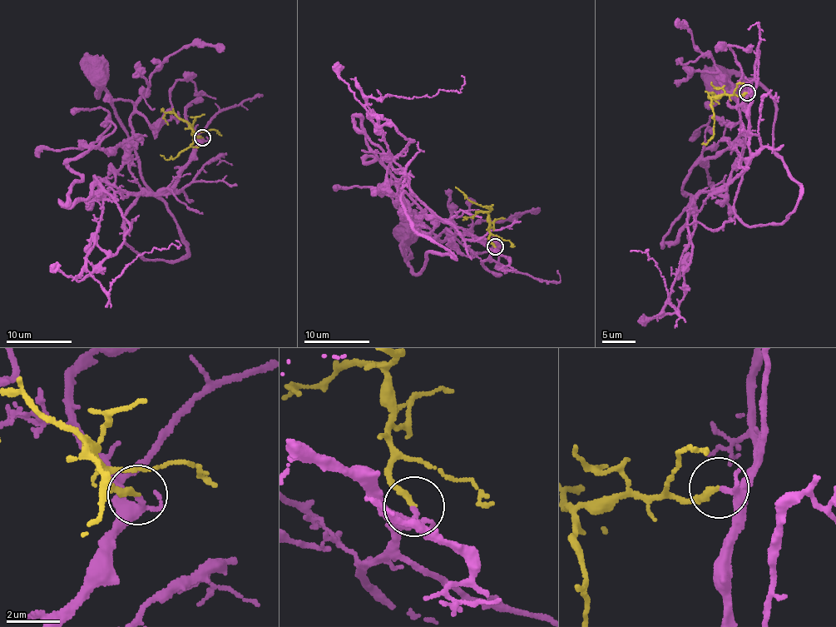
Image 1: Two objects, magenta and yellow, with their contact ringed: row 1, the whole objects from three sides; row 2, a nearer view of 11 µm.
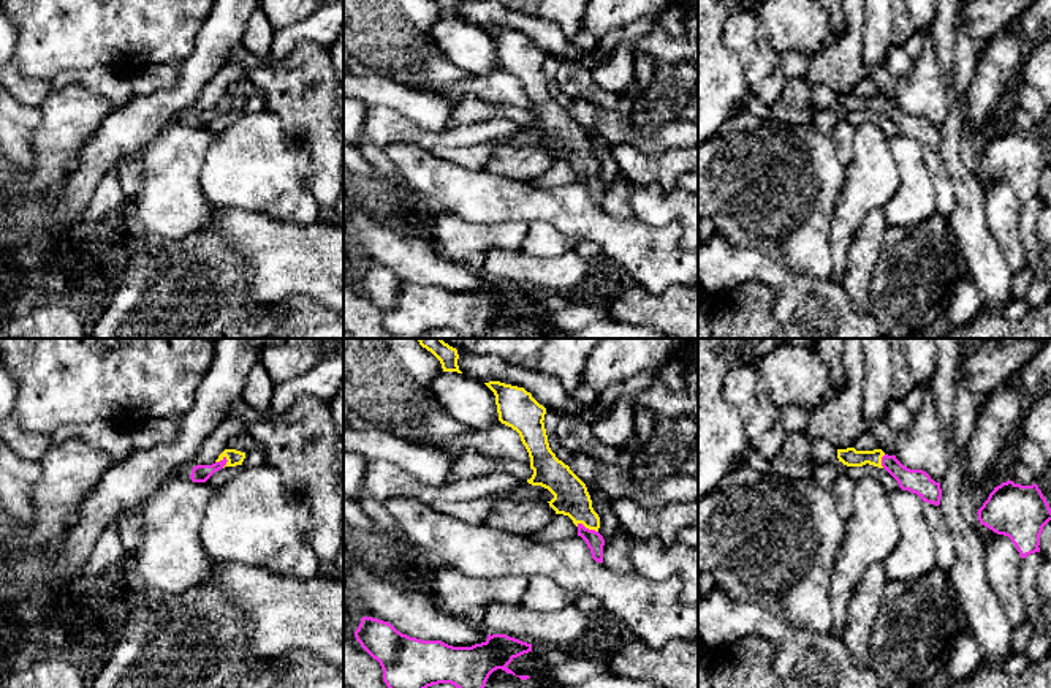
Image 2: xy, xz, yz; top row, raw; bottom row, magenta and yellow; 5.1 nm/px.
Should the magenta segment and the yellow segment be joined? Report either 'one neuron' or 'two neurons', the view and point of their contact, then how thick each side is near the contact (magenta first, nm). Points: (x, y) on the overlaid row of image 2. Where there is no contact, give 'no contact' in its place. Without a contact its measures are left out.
one neuron | xy (223, 459) | 90/80 nm

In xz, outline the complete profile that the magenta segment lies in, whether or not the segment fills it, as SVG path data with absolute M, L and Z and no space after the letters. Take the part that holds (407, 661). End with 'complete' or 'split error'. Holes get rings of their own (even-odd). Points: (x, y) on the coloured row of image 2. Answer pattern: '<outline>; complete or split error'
M372 617L361 618L355 637L380 663L388 688L427 688L438 683L484 688L489 675L497 669L516 675L507 666L532 652L532 644L507 634L488 634L484 642L472 647L421 641Z; complete

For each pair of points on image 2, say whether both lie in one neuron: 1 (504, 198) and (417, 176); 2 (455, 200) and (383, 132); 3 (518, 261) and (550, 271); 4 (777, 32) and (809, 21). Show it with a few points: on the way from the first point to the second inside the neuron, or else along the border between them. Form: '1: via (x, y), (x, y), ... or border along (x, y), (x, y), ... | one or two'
1: via (481, 198), (455, 190), (439, 179) | one
2: border along (382, 149), (394, 143), (413, 143), (431, 151) | two
3: via (526, 269), (542, 271) | one
4: via (785, 24), (789, 21), (801, 21) | one

